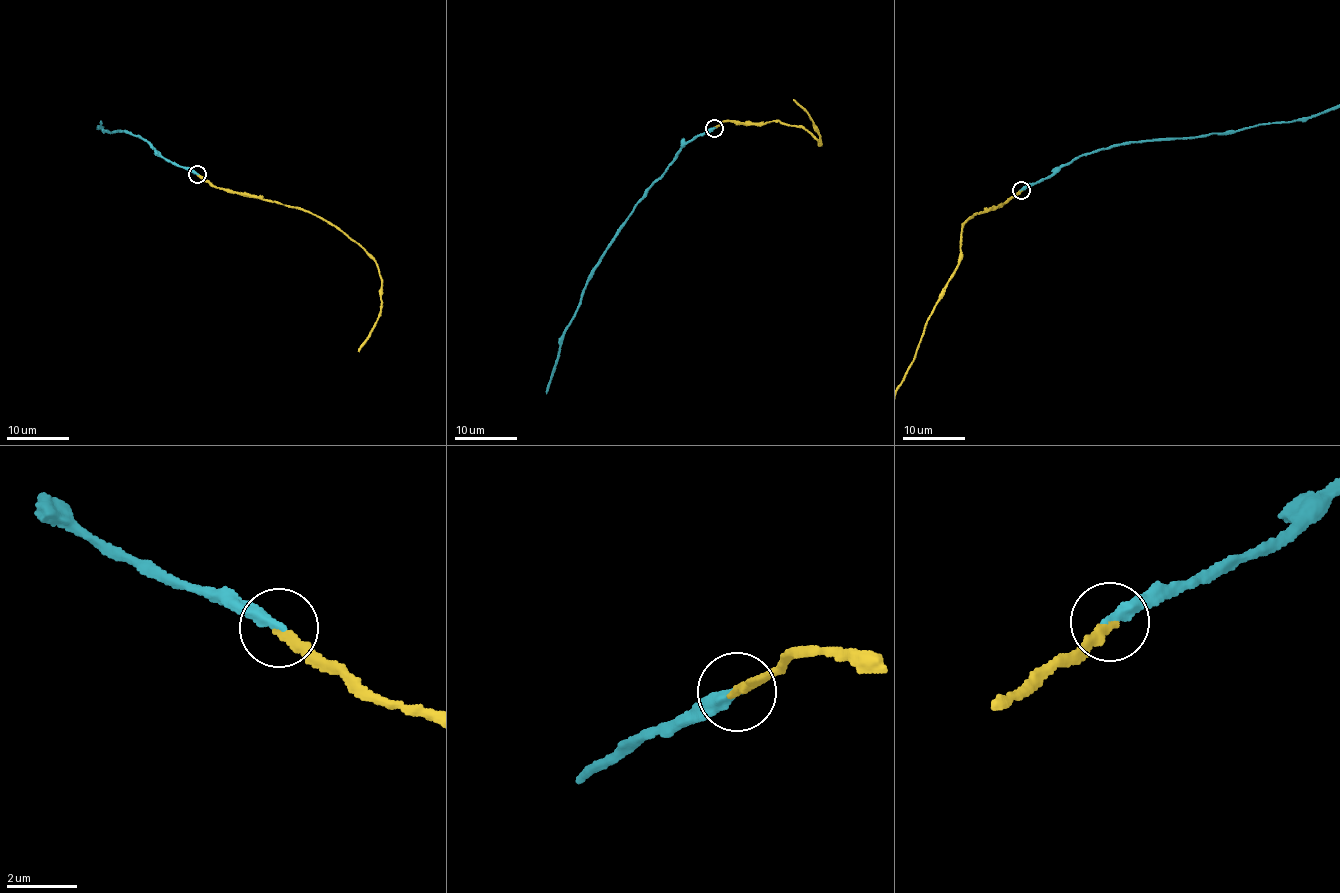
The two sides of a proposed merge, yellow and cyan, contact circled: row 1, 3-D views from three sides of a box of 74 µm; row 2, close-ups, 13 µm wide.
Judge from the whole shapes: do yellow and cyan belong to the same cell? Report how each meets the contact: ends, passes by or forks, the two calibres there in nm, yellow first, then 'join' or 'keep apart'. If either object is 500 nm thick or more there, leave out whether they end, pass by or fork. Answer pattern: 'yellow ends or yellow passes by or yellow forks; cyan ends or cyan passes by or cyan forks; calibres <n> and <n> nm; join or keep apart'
yellow ends; cyan ends; calibres 260 and 300 nm; join

